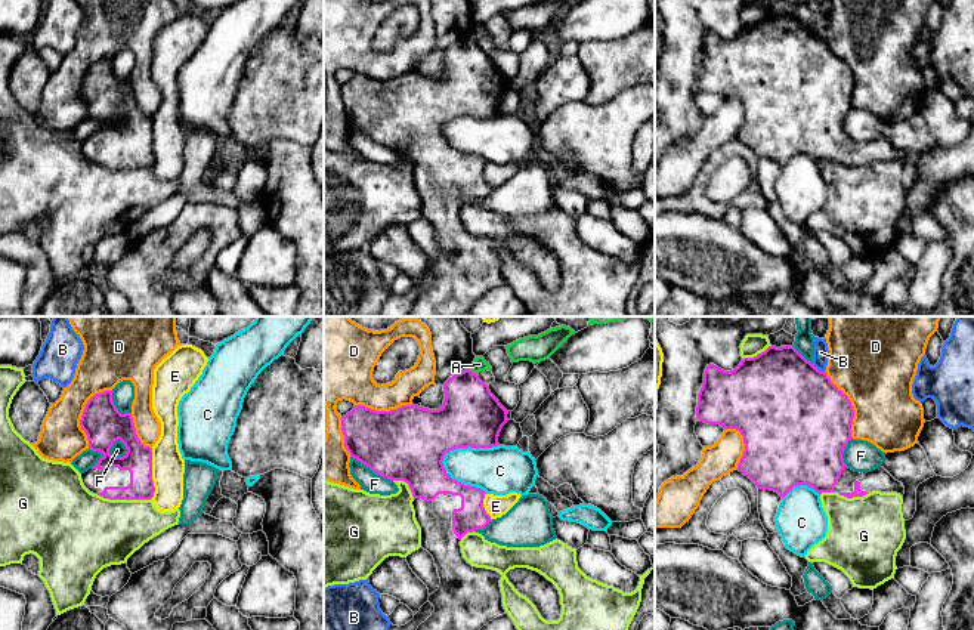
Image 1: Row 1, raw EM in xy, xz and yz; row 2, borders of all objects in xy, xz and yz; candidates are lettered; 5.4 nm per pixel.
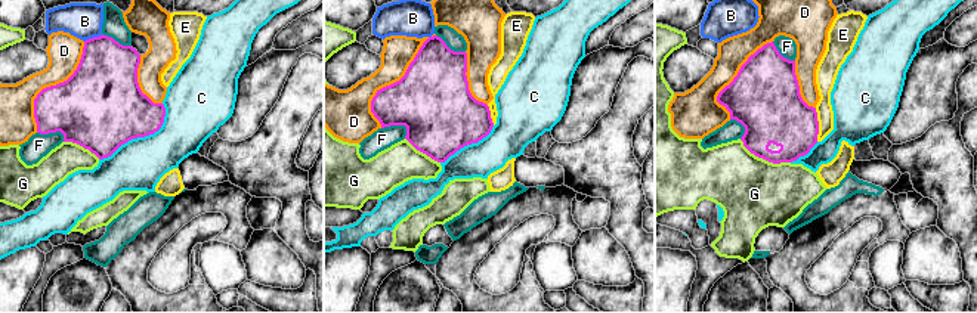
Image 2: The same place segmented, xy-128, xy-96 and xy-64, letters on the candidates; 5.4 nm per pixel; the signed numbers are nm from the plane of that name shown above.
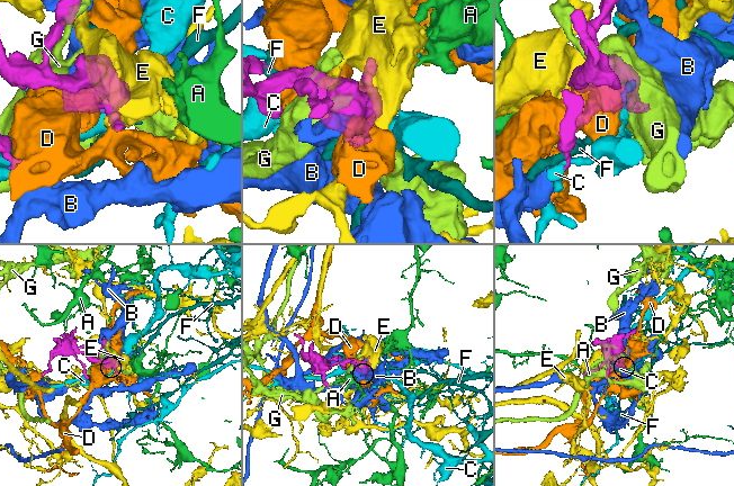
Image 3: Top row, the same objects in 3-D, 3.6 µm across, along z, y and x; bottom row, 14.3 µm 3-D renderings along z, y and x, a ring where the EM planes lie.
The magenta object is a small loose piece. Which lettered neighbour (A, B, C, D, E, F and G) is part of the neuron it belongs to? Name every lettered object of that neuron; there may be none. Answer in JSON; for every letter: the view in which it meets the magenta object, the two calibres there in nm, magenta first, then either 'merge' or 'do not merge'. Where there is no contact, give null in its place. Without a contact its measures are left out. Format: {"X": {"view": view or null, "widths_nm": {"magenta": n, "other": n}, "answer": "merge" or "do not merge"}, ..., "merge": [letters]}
{"A": {"view": "xz", "widths_nm": {"magenta": 320, "other": 80}, "answer": "do not merge"}, "B": {"view": "yz", "widths_nm": {"magenta": 500, "other": 90}, "answer": "do not merge"}, "C": {"view": "xz", "widths_nm": {"magenta": 320, "other": 260}, "answer": "do not merge"}, "D": {"view": "xy", "widths_nm": {"magenta": 220, "other": 240}, "answer": "do not merge"}, "E": {"view": "xy", "widths_nm": {"magenta": 160, "other": 180}, "answer": "do not merge"}, "F": {"view": "xy", "widths_nm": {"magenta": 220, "other": 80}, "answer": "do not merge"}, "G": {"view": "xy", "widths_nm": {"magenta": 160, "other": 400}, "answer": "do not merge"}, "merge": []}

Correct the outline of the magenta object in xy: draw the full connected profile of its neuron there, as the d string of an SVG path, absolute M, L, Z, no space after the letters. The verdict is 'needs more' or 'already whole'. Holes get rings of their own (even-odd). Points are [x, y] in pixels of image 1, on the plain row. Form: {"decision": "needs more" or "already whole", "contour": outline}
{"decision": "needs more", "contour": "M112 59L96 62L87 70L80 95L87 104L89 118L103 123L92 138L81 142L84 155L90 161L109 169L151 169L155 161L152 117L139 109L132 81L121 83L117 78L112 70ZM118 108L124 112L127 121L123 126L112 126L109 118Z"}

